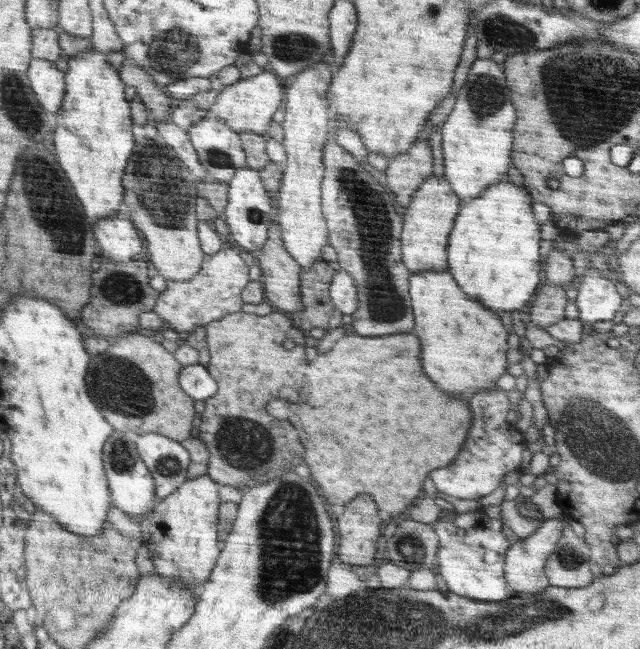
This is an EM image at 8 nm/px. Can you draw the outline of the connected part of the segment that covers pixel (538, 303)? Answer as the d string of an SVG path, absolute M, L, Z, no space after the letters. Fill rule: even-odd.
M547 287L539 294L530 306L530 325L543 329L565 318L565 306L570 300L562 287Z

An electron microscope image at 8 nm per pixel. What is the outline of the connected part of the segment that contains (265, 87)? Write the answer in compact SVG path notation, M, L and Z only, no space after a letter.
M264 69L260 74L248 79L240 79L238 82L220 88L216 103L207 110L209 117L224 120L234 132L254 132L264 136L268 124L272 122L274 112L282 104L282 88L278 84L278 78L272 74L272 70Z

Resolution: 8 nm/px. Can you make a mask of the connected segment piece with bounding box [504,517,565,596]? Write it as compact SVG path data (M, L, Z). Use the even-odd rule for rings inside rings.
M557 517L545 520L530 536L518 538L505 556L505 578L510 596L517 594L536 594L544 592L550 586L546 576L545 563L553 554L555 544L564 530L565 523Z

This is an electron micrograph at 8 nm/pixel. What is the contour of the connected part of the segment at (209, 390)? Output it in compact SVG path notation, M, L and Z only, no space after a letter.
M200 363L184 367L180 376L181 389L194 400L206 401L216 394L216 382L208 374L208 369Z

